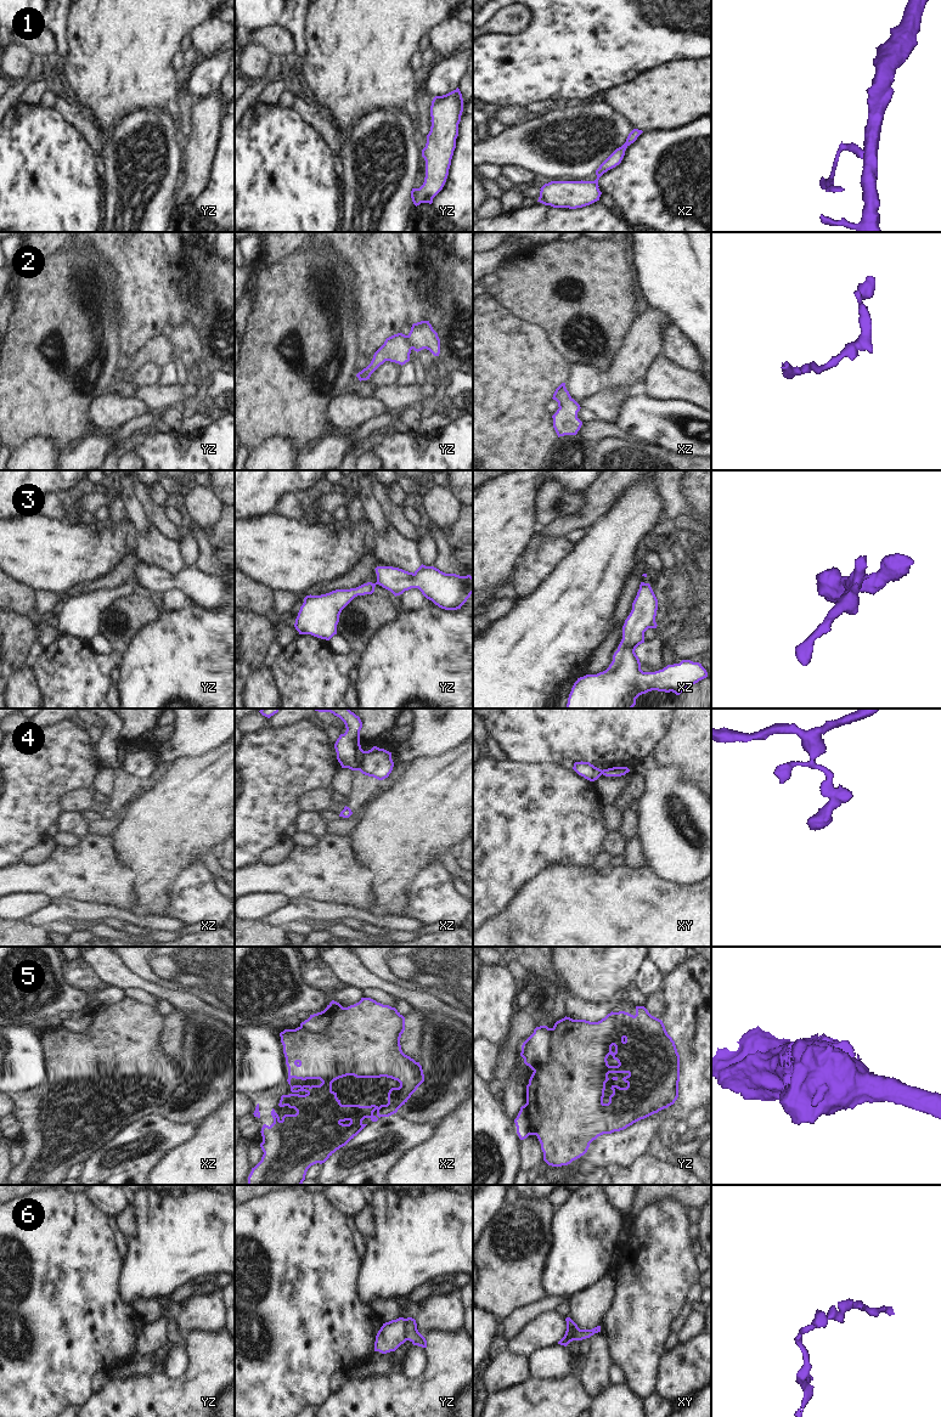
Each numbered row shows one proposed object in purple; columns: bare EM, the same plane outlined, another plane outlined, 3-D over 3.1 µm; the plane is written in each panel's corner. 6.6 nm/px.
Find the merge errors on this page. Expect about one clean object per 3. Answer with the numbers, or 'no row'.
4, 5, 6

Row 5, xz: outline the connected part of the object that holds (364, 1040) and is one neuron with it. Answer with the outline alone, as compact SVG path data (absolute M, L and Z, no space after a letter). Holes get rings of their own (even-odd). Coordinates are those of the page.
M361 998L361 1000L354 1005L350 1005L348 1007L340 1009L333 1017L332 1024L327 1032L309 1032L303 1029L302 1027L298 1027L295 1029L284 1029L280 1033L281 1043L283 1045L283 1054L286 1057L286 1065L288 1067L288 1084L291 1085L291 1079L320 1079L322 1083L320 1085L291 1085L291 1094L289 1095L282 1095L278 1106L284 1107L288 1106L289 1108L294 1108L297 1111L295 1114L284 1114L282 1118L278 1117L278 1114L272 1108L271 1116L274 1118L274 1123L269 1127L266 1124L261 1128L261 1136L263 1142L260 1144L260 1147L264 1152L261 1161L252 1168L252 1172L248 1176L248 1185L302 1185L305 1180L305 1175L308 1169L316 1164L316 1163L325 1163L337 1150L345 1146L351 1139L354 1139L367 1124L364 1124L362 1120L365 1118L370 1118L372 1122L377 1122L381 1117L389 1117L398 1112L398 1110L407 1102L407 1100L411 1097L411 1095L417 1090L417 1088L424 1082L424 1074L422 1066L419 1062L416 1062L410 1056L405 1055L401 1050L400 1045L400 1038L401 1034L405 1031L405 1017L395 1009L389 1005L383 1005L381 1003L377 1003L376 1000L371 998ZM346 1076L354 1076L356 1078L381 1078L387 1077L391 1078L394 1080L398 1080L400 1083L399 1088L391 1088L388 1093L388 1103L381 1105L379 1107L376 1105L371 1106L360 1106L360 1105L342 1105L340 1100L337 1097L337 1093L332 1090L332 1083L339 1078L346 1077Z

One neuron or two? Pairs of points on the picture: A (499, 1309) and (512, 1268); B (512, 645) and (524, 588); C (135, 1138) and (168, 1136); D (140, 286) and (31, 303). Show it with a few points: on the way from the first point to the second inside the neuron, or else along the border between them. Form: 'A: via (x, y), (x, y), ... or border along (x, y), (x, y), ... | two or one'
A: via (500, 1299), (500, 1288), (507, 1277) | one
B: border along (547, 580), (533, 594), (517, 597) | two
C: via (144, 1135), (157, 1133), (159, 1135) | one
D: border along (111, 261), (116, 267), (114, 295), (119, 317) | two

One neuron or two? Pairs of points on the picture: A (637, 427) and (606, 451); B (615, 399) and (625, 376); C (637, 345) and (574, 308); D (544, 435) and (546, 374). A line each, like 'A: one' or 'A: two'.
A: two
B: two
C: two
D: one

